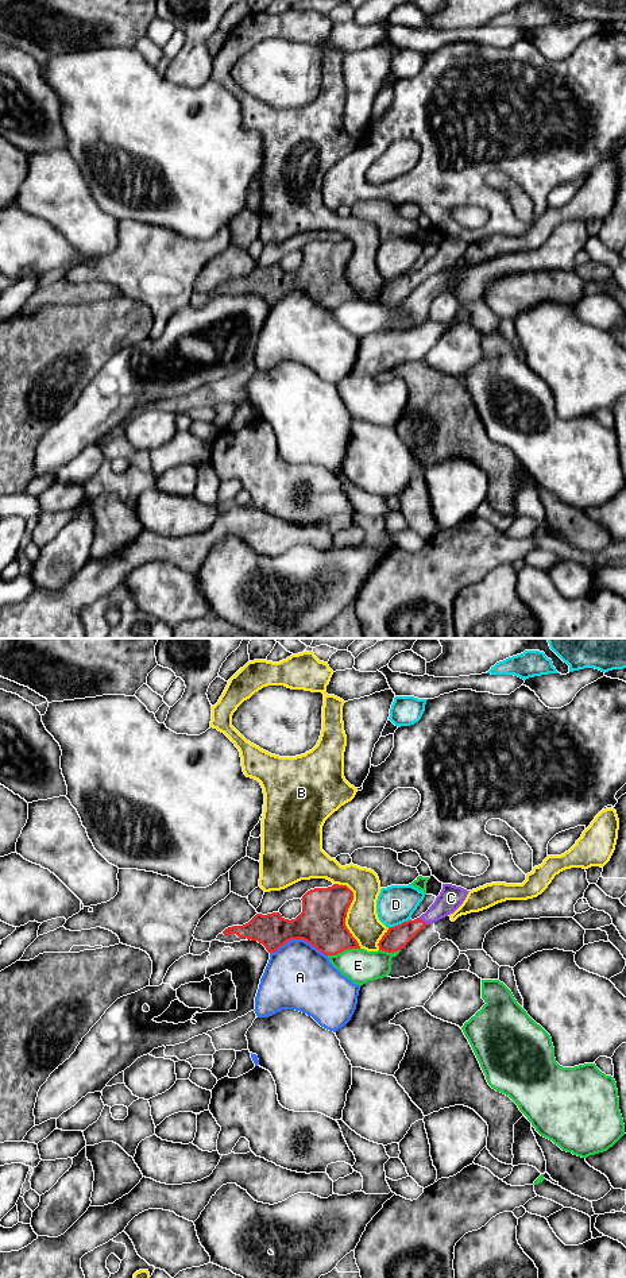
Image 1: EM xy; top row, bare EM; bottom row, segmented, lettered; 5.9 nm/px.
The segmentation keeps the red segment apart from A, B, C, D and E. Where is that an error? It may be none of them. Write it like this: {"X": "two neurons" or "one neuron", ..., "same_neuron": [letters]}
{"A": "two neurons", "B": "two neurons", "C": "one neuron", "D": "two neurons", "E": "two neurons", "same_neuron": ["C"]}

